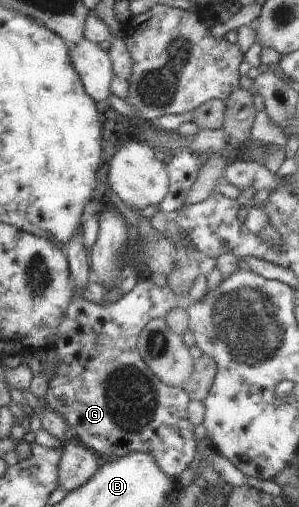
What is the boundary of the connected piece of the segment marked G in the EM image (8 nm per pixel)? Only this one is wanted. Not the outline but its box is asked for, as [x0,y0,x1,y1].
[42,280,197,479]

